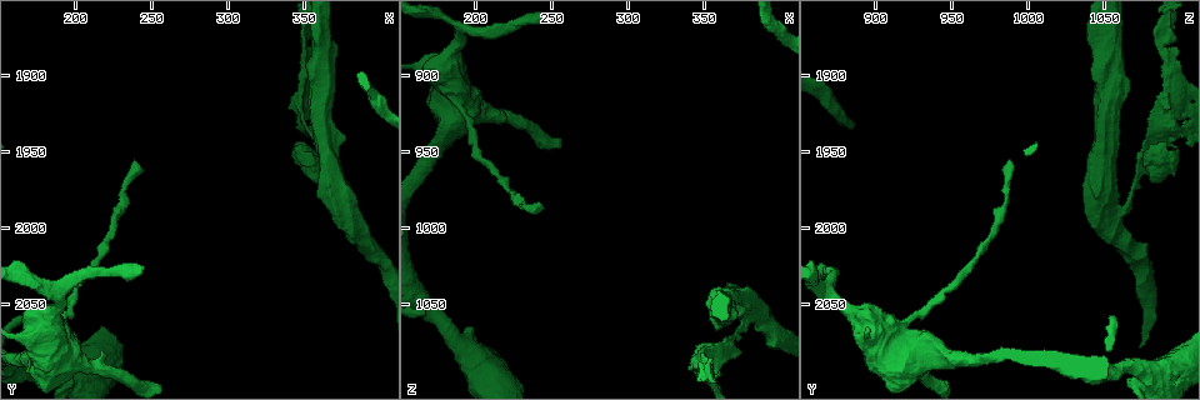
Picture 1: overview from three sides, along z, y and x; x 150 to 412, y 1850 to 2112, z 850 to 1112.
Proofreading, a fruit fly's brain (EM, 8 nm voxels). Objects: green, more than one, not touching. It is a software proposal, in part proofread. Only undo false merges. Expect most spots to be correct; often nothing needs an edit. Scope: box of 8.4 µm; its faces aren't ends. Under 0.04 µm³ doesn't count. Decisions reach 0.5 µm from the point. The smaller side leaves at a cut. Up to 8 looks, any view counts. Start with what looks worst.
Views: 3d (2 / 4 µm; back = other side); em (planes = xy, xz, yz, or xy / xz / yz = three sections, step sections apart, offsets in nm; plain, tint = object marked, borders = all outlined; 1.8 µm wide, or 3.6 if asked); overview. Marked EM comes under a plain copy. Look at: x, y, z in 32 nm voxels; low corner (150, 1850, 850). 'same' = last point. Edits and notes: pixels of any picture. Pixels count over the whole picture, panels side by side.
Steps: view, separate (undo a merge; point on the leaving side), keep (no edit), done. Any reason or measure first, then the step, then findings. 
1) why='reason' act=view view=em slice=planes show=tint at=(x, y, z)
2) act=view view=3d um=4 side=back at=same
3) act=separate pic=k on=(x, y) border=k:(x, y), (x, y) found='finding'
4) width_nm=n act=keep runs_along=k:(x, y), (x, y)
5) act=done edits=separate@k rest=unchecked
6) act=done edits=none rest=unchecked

why='thick turns thin' act=view view=em um=3.6 slice=planes show=tint at=(188, 2072, 916)

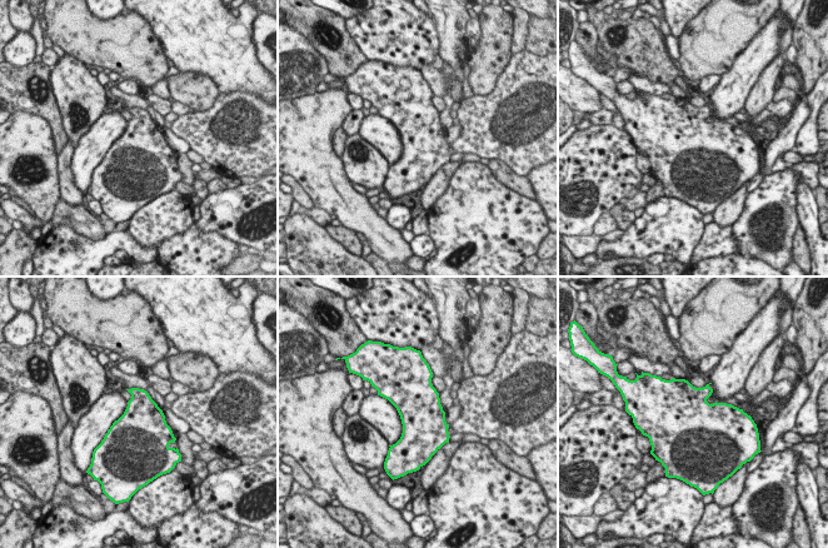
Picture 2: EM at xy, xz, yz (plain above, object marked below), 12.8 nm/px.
width_nm=550 act=keep found='all the same neuron'

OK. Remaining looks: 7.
why='arms part here' act=view view=em slice=planes show=borders at=(188, 2040, 870)

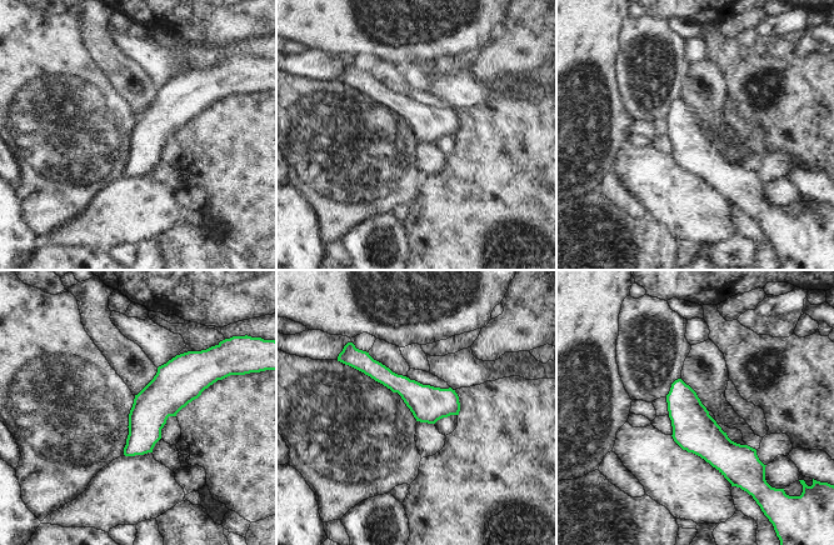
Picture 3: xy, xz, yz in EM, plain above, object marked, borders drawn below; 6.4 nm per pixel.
act=keep runs_along=3:(359, 363), (455, 411) found='all the same neuron'

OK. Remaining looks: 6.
why='thin neck' act=view view=3d um=4 at=(190, 2094, 1078)

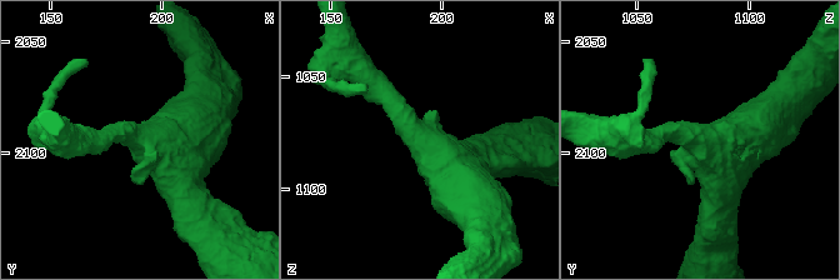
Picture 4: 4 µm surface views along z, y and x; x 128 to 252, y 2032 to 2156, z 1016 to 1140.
why='now the EM' act=view view=em um=3.6 slice=yz step=8 show=tint at=(189, 2093, 1078)

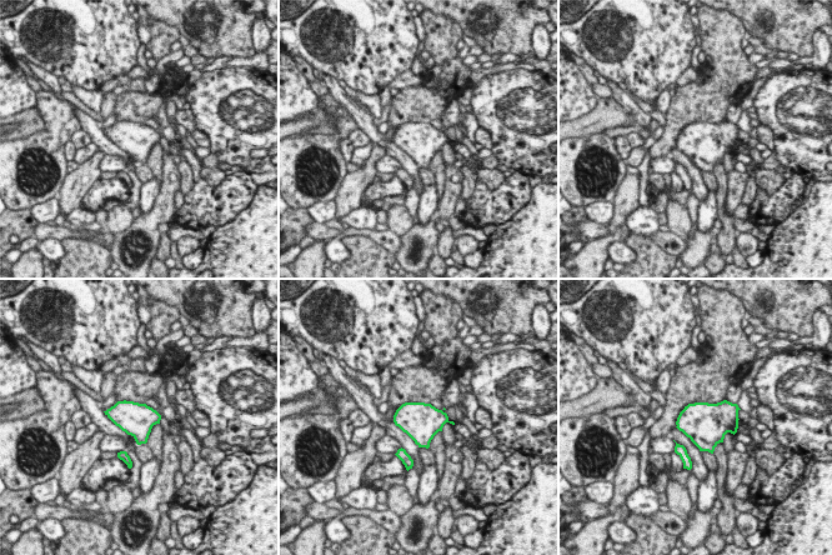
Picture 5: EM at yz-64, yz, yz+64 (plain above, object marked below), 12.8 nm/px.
act=view view=em um=3.6 slice=planes show=tint at=same

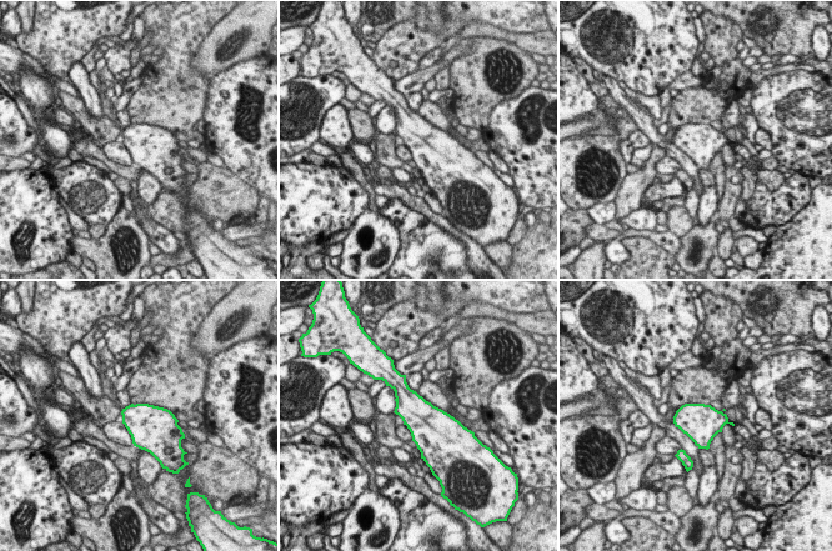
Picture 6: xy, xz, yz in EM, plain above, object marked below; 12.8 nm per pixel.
act=keep found='continuous, no second neuron'

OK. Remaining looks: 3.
why='arms part here' act=view view=3d um=4 at=(380, 1988, 1052)

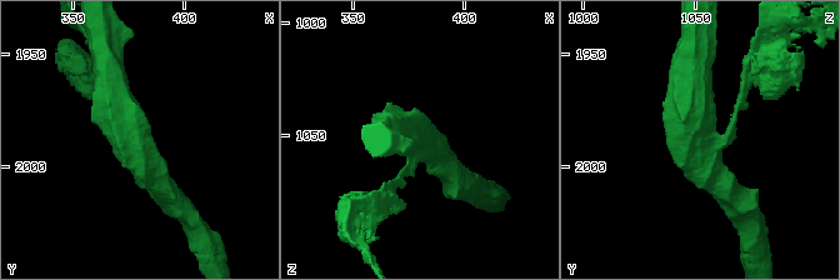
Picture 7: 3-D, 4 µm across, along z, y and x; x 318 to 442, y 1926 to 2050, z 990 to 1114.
arms=3 why='now the EM' act=view view=em um=3.6 slice=planes show=tint at=(378, 1988, 1051)

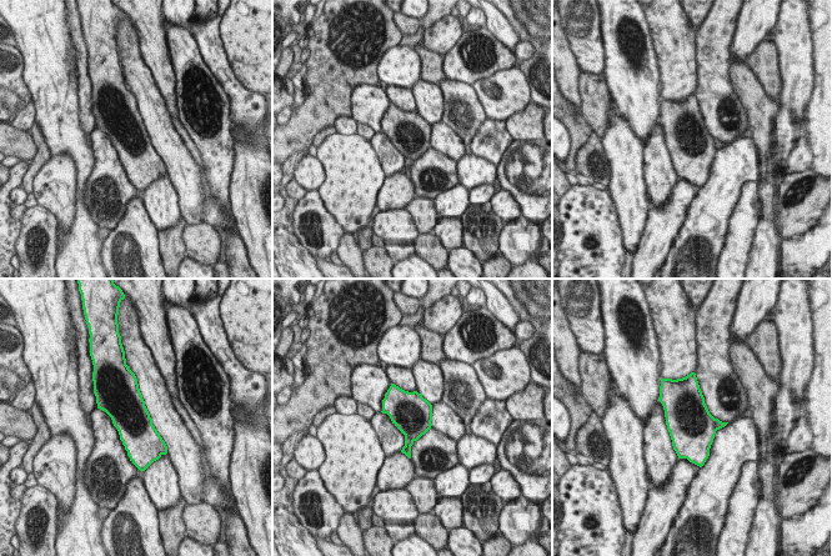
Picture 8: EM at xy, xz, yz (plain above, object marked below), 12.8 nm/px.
act=keep found='all the same neuron'

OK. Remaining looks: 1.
act=done edits=none rest=unchecked

